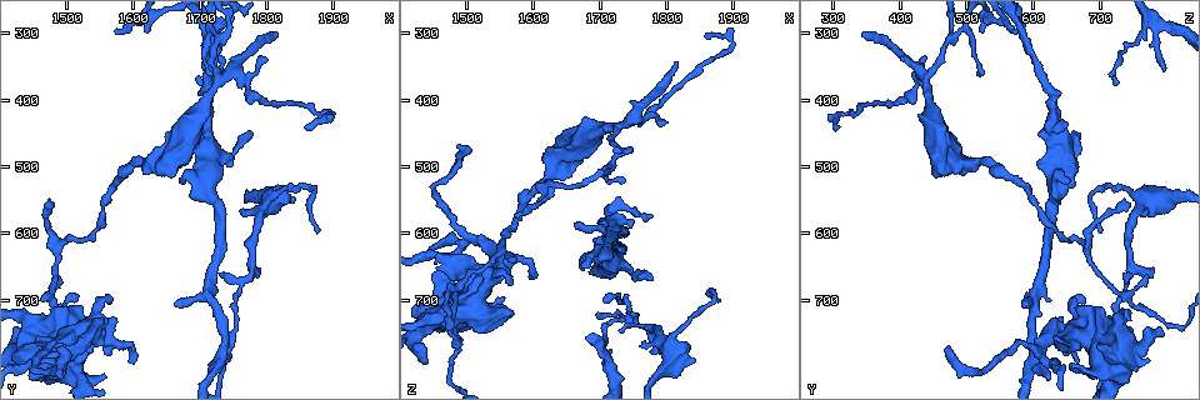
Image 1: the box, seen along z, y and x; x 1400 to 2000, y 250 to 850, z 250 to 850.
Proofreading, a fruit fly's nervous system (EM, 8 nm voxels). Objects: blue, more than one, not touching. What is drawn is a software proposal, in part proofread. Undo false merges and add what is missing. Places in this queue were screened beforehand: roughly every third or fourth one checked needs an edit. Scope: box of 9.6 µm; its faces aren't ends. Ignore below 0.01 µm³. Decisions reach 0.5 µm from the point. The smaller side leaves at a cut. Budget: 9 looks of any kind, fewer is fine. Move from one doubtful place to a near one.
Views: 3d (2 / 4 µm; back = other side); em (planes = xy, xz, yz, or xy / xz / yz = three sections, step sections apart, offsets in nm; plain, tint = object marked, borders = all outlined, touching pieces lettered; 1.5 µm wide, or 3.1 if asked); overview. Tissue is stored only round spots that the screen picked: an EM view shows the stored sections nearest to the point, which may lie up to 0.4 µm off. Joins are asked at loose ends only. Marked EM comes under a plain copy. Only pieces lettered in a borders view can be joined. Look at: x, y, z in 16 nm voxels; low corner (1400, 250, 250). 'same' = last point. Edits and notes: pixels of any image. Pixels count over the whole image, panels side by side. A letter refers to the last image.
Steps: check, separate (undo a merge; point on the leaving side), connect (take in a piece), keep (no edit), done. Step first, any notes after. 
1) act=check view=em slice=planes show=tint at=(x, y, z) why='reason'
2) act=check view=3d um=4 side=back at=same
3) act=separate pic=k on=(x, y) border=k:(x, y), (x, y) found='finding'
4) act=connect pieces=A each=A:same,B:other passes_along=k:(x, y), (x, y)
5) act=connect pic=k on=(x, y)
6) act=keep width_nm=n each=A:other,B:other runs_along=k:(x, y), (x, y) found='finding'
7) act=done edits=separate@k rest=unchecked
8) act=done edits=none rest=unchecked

act=check view=3d um=2 at=(1575, 300, 570) why='branch stops here'

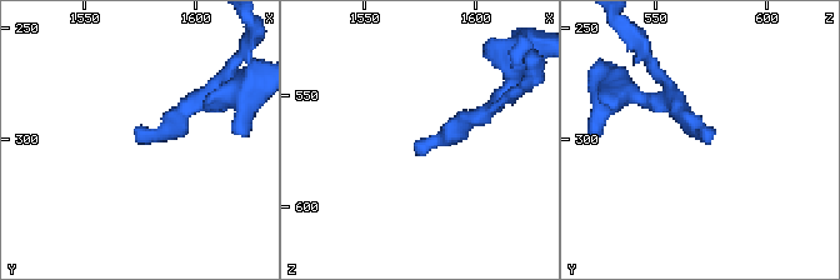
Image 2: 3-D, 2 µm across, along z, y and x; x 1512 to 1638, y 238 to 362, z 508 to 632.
act=check view=em slice=planes show=borders at=(1572, 299, 573)

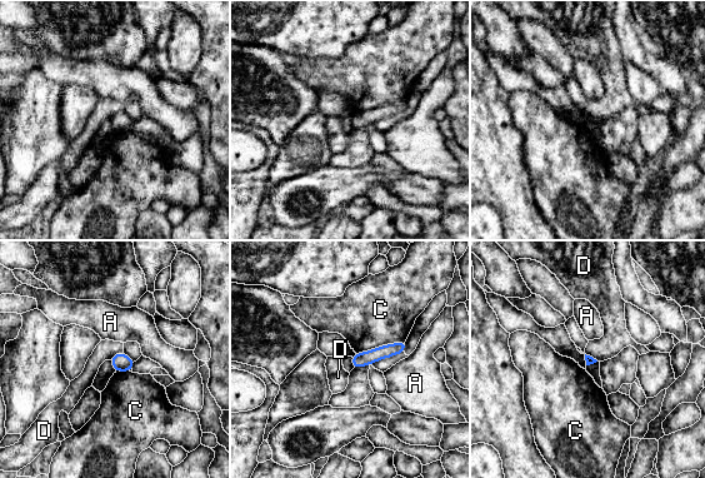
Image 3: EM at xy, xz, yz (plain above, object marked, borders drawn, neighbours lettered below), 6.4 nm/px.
act=keep each=A:other,C:other,D:other border=3:(123, 350), (109, 359) found='none of them fits'

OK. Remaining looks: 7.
act=check view=em slice=xz step=8 show=borders at=(1670, 440, 655) why='free end'

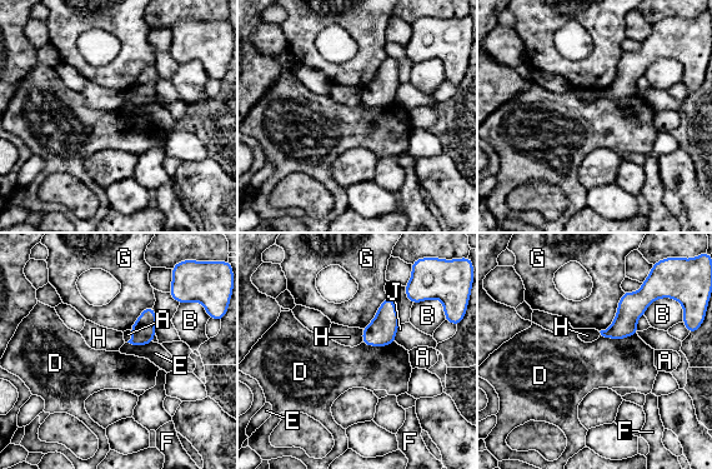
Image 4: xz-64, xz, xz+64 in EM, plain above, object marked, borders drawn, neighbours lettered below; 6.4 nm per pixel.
act=keep each=A:other,B:other,D:other,E:other,F:other,G:other,H:other,J:other border=4:(636, 333), (618, 339), (601, 335) found='none of them fits'

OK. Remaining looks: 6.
act=check view=em slice=xz step=8 show=borders at=(1725, 555, 625) why='sudden change in width'

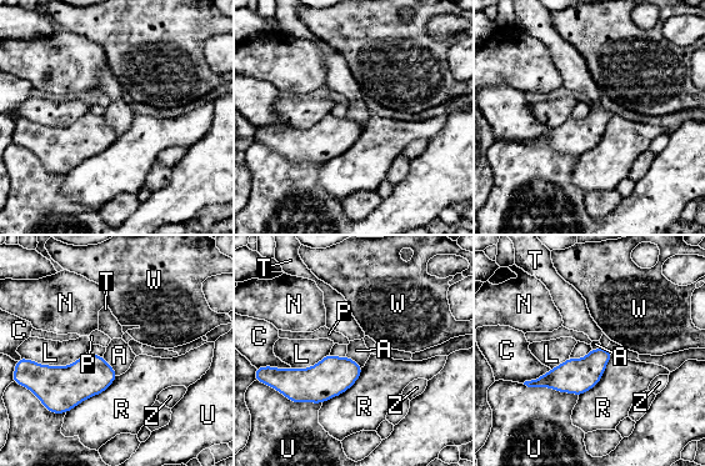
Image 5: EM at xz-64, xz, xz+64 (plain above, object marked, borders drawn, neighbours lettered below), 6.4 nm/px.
act=check view=em slice=planes show=borders at=same

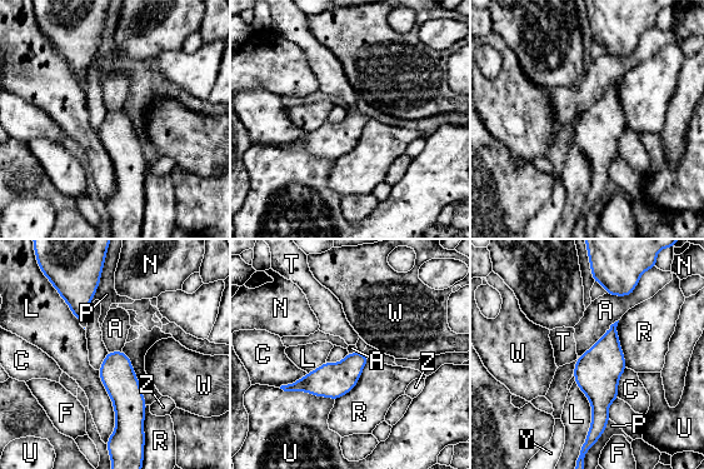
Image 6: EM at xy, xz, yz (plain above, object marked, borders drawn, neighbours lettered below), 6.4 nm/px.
act=keep each=A:other,C:other,F:other,L:other,N:other,P:other,R:other,T:other,U:other,W:other,Y:other,Z:other border=6:(101, 278), (85, 318), (79, 322) found='continuous, no second cell'

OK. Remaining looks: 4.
act=check view=3d um=2 at=(1775, 660, 780) why='tapers out'

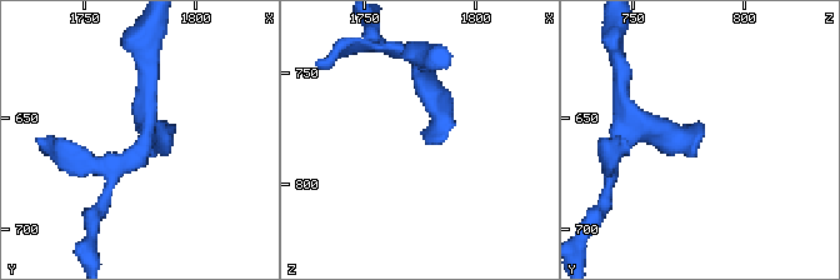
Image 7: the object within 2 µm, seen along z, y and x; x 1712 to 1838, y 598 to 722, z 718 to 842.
act=check view=em slice=planes show=borders at=(1777, 660, 779)

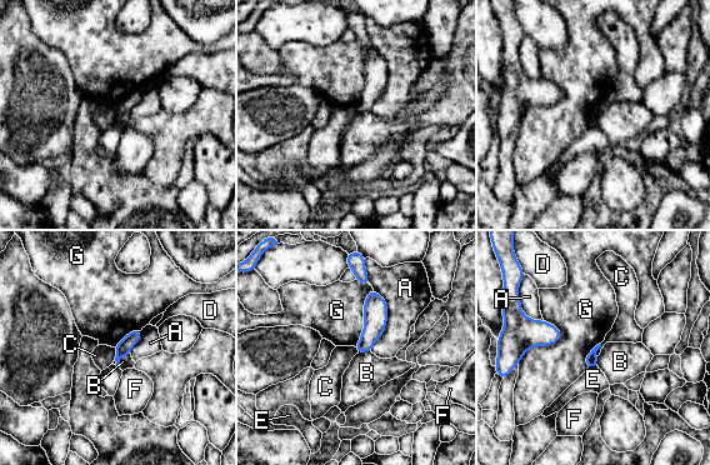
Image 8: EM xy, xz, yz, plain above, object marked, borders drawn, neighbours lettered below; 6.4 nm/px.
act=keep each=A:other,B:other,C:other,D:other,E:other,F:other,G:other border=8:(601, 344), (596, 356) found='no lettered piece goes on from it'

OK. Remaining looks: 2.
act=done edits=none rest=unchecked

